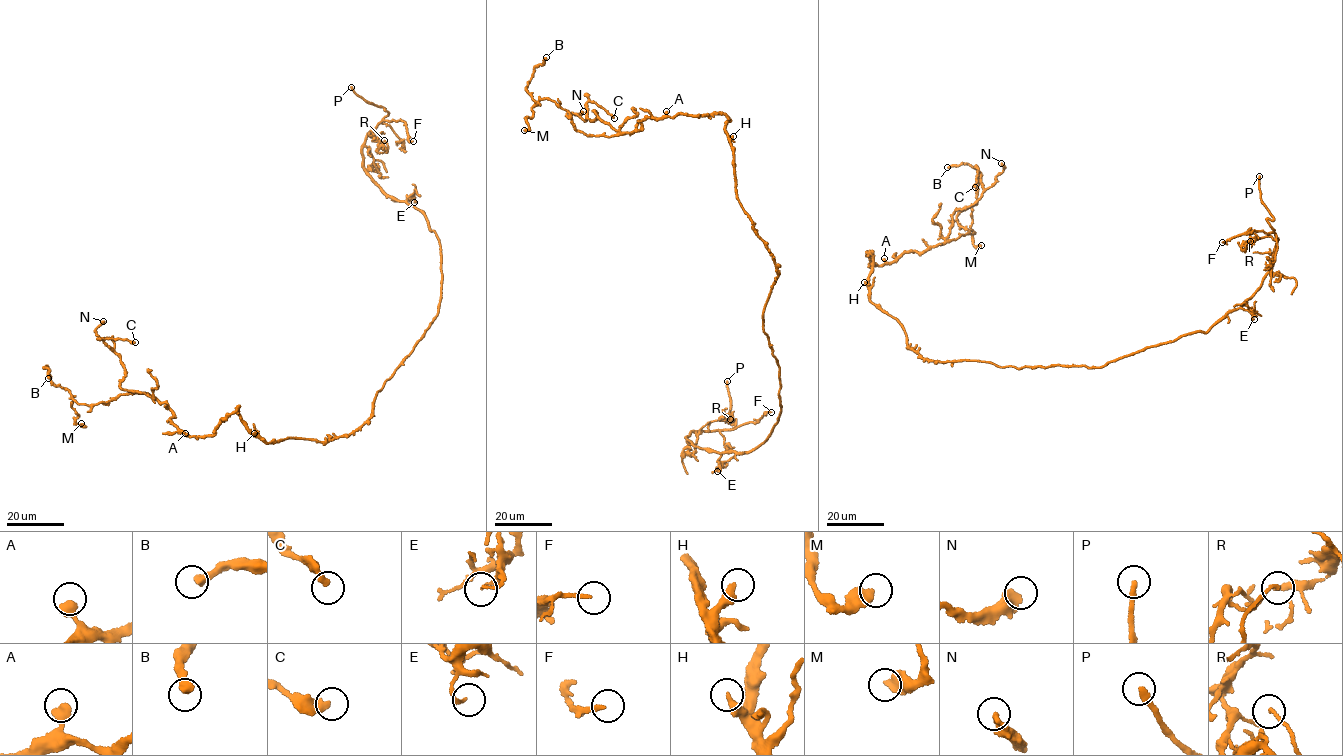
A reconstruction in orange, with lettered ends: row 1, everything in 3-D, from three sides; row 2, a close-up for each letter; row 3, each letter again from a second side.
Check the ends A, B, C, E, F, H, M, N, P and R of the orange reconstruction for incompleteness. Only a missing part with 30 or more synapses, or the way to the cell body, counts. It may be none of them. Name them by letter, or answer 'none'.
P

